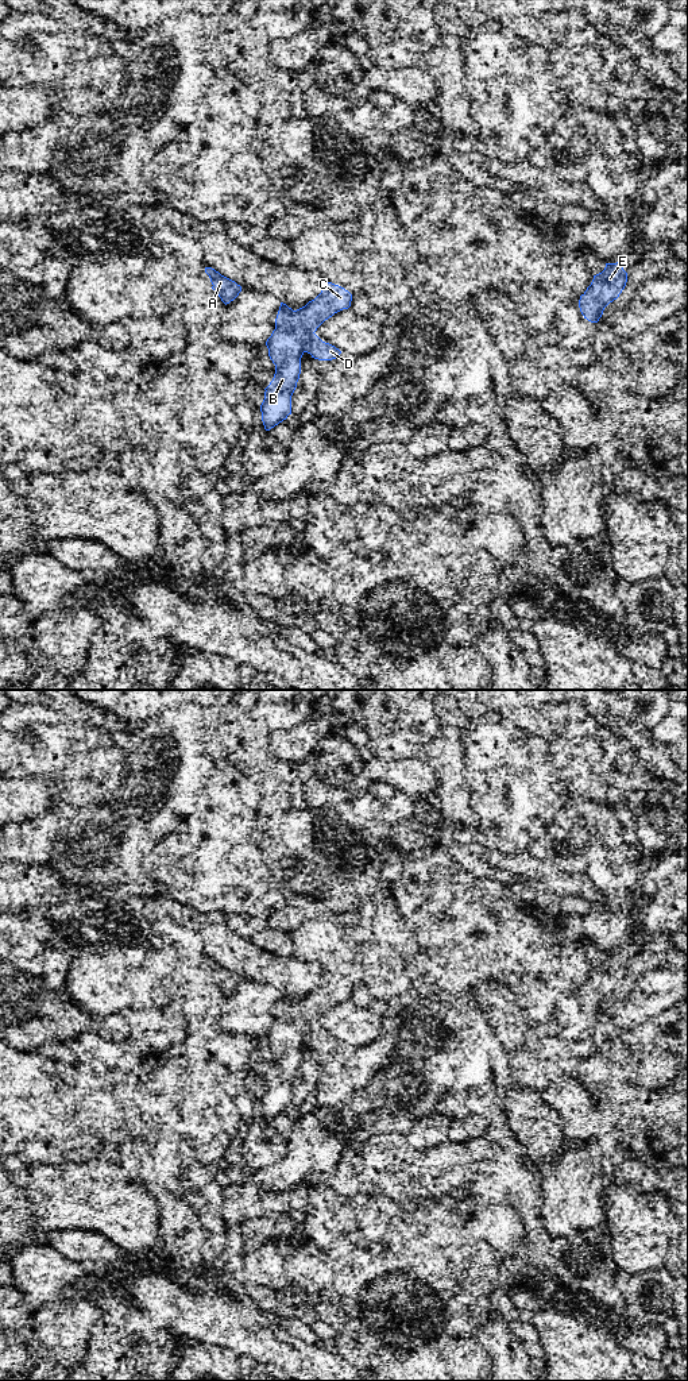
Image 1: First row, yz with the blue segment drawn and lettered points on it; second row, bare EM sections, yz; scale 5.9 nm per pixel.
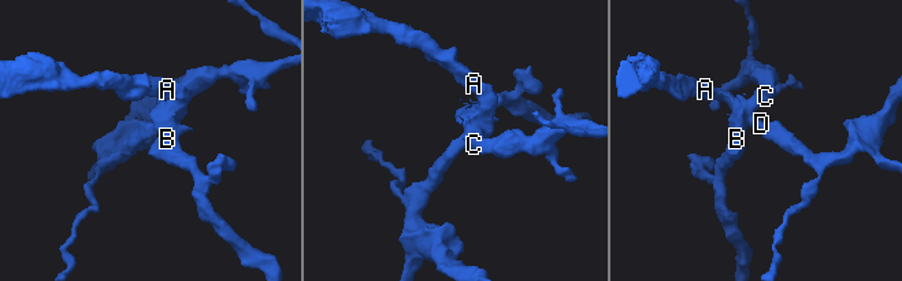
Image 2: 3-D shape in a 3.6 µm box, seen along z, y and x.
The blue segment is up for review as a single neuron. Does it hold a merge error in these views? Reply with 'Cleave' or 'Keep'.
Cleave

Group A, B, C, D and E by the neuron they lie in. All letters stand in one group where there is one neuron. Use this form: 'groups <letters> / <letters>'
groups A D E / B C

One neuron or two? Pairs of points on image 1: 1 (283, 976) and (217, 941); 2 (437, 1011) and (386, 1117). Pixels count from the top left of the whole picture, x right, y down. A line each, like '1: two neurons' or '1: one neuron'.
1: one neuron
2: one neuron

